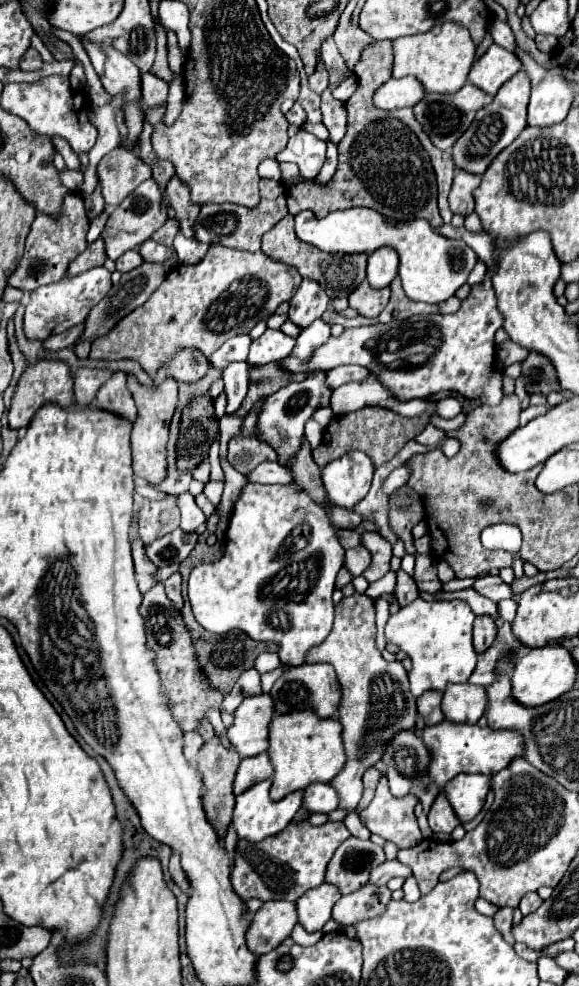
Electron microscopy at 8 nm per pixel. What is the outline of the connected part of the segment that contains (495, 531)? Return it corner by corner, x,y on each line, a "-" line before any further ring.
497,523
489,525
481,531
481,543
485,549
503,549
513,555
513,569
515,577
523,577
523,561
519,557
521,549
521,531
517,525

